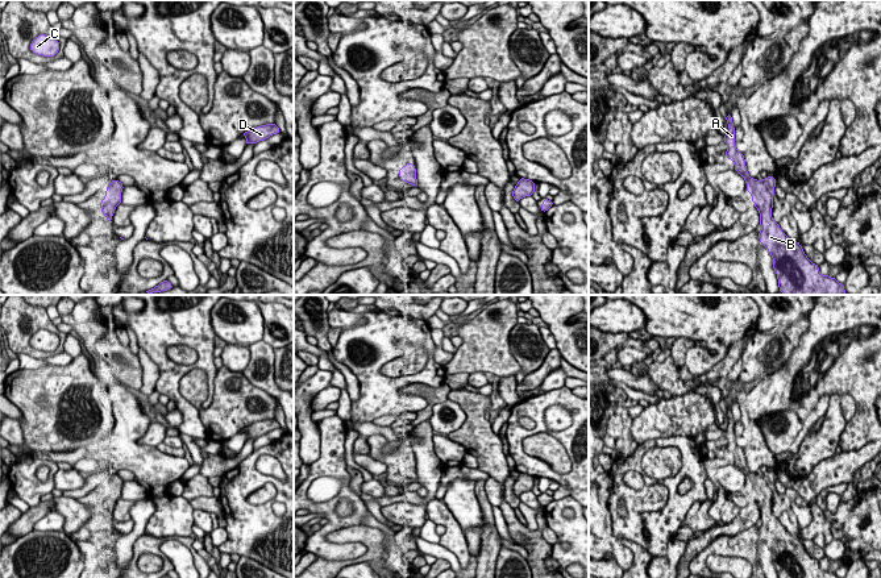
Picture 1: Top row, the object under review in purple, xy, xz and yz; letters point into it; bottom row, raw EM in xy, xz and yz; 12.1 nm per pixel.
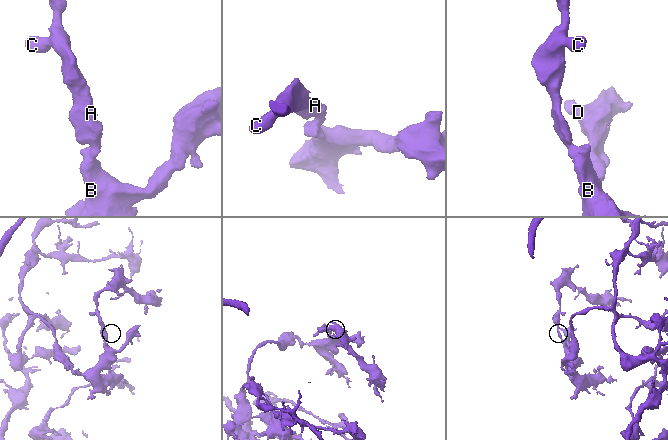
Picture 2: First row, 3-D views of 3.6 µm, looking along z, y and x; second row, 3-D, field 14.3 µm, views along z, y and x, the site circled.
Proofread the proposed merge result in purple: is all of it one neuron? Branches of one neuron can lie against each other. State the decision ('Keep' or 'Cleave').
Keep

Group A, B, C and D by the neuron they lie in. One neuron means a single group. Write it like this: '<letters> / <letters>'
A B C D

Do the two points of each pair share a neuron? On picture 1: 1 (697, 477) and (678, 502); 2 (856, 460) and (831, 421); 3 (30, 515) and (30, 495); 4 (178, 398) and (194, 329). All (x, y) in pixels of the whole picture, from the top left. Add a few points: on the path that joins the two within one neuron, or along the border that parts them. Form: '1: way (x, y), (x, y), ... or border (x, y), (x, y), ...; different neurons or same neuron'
1: way (697, 485), (697, 489), (686, 499); same neuron
2: border (836, 453), (823, 458), (811, 472); different neurons
3: border (41, 500), (30, 507); different neurons
4: way (169, 377), (162, 361), (162, 346), (173, 336); same neuron

